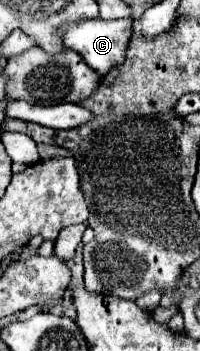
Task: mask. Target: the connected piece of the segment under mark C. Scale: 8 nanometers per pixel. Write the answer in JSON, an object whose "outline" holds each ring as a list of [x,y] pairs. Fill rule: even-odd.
{"outline":[[[90,19],[90,21],[78,21],[66,27],[64,31],[64,43],[78,51],[82,55],[82,59],[100,75],[104,77],[112,67],[120,65],[124,61],[128,43],[130,43],[130,31],[132,23],[128,19],[120,19],[120,21],[104,21],[104,19]]]}

